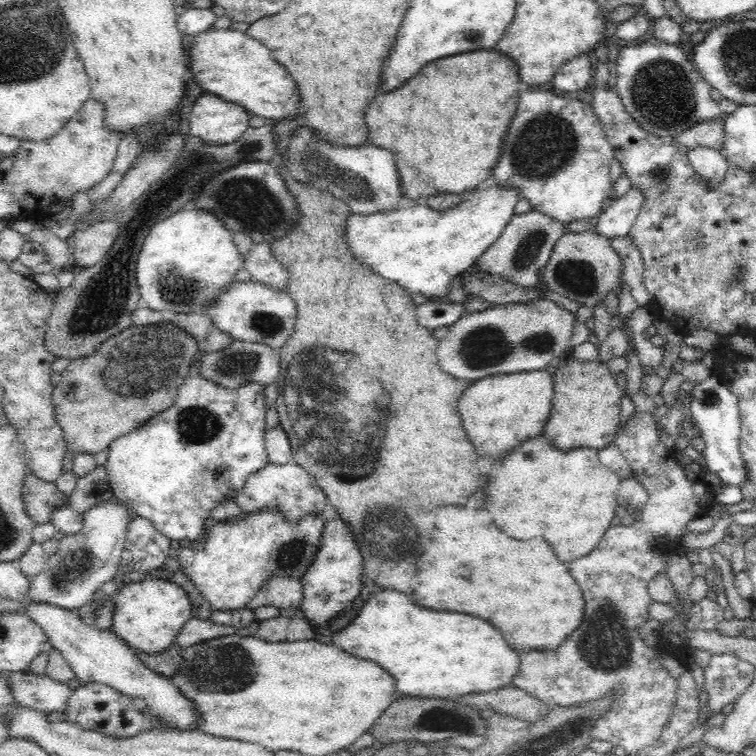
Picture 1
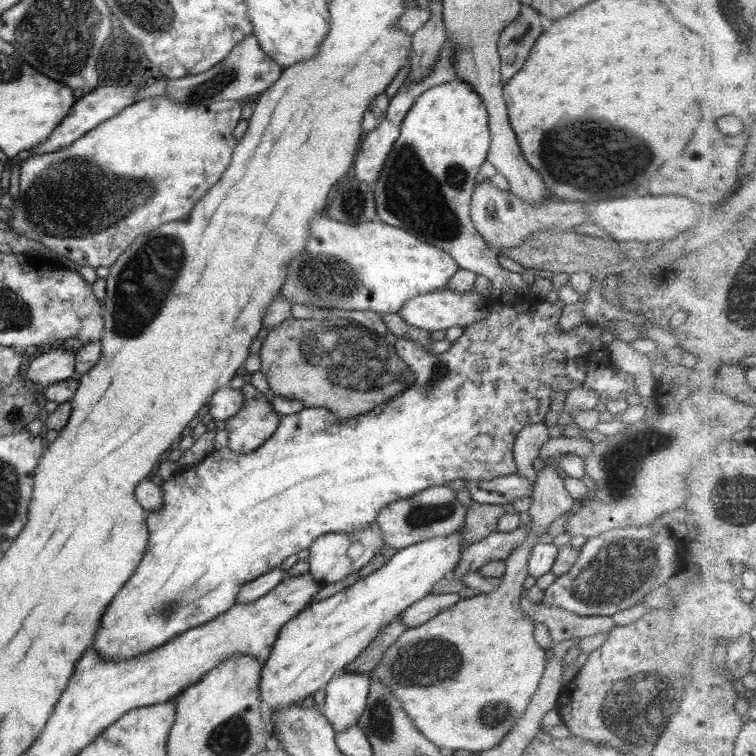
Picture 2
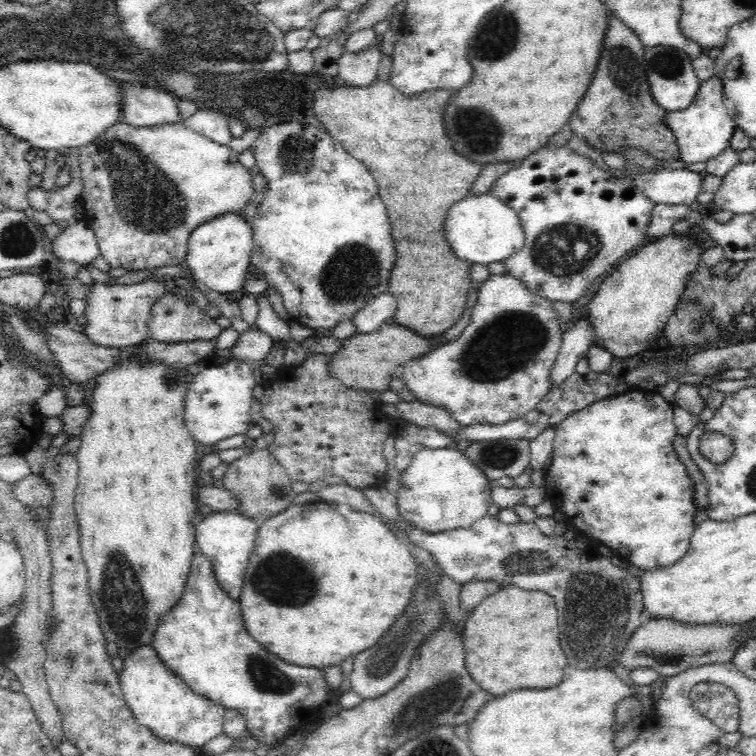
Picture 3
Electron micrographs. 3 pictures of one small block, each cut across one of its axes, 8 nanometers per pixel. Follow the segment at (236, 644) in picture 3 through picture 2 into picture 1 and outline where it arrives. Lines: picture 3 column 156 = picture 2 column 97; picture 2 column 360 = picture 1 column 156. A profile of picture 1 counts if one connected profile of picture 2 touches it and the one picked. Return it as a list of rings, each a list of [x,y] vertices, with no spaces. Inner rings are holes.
[[[199,360],[192,361],[189,375],[180,385],[173,406],[170,406],[170,408],[164,410],[164,412],[160,412],[160,414],[156,414],[156,416],[147,420],[142,426],[135,428],[131,433],[115,438],[109,444],[107,451],[108,459],[105,463],[106,474],[108,481],[110,481],[110,487],[112,487],[112,491],[114,491],[115,499],[121,500],[128,504],[128,506],[131,506],[132,511],[136,512],[139,517],[150,520],[154,528],[156,528],[159,533],[167,536],[170,540],[179,541],[186,539],[194,542],[199,539],[200,533],[204,528],[204,522],[206,522],[210,516],[210,511],[220,504],[222,500],[233,501],[233,498],[242,488],[246,478],[248,478],[250,474],[258,472],[258,470],[264,468],[269,463],[265,449],[267,405],[264,398],[264,386],[250,381],[238,388],[232,390],[226,389],[220,385],[216,385],[216,382],[202,377],[198,368],[200,368]]]

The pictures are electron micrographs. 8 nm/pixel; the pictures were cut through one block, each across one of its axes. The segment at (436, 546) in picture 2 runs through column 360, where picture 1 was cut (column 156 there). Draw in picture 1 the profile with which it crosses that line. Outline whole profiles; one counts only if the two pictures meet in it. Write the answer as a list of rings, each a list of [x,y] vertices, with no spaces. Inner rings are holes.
[[[147,577],[123,587],[113,598],[112,628],[134,652],[162,652],[175,642],[176,635],[192,616],[192,604],[186,591],[168,579]]]

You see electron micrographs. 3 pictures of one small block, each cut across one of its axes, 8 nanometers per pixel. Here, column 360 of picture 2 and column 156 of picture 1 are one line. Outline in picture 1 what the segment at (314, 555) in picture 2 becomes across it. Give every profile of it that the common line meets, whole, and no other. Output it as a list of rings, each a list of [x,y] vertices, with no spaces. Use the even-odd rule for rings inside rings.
[[[138,515],[130,519],[118,571],[127,574],[138,570],[146,574],[147,571],[162,567],[166,557],[172,554],[170,541],[154,528],[150,520]],[[148,544],[156,544],[158,554],[152,554],[148,550]]]

